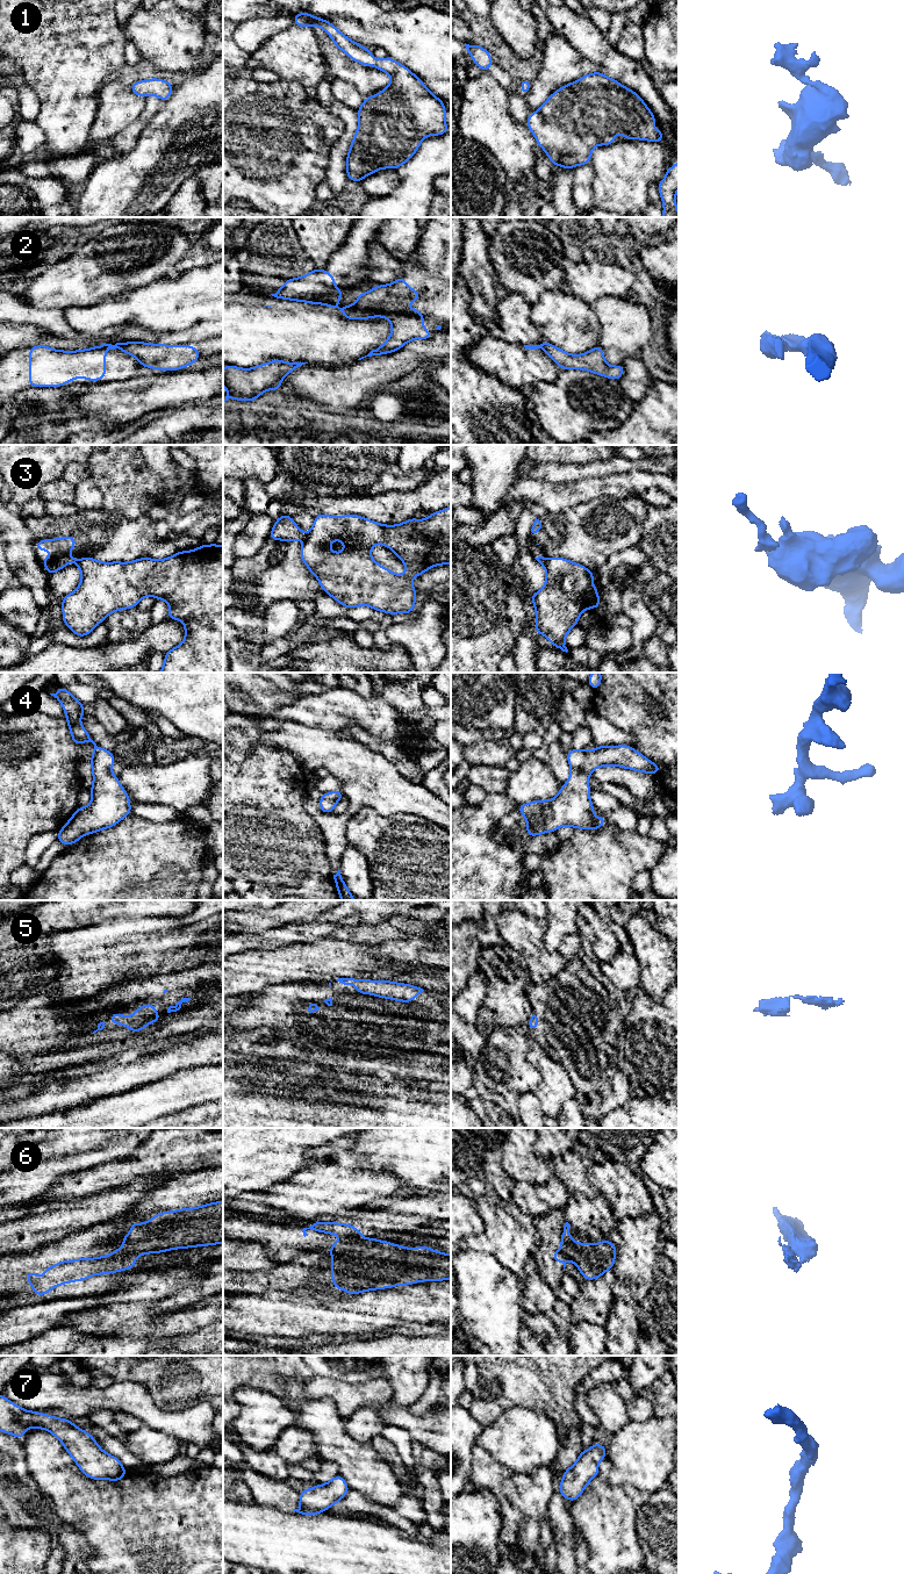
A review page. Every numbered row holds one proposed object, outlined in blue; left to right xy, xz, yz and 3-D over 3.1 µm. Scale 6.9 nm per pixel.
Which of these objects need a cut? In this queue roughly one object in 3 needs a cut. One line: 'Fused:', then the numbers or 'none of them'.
Fused: 2, 3, 6

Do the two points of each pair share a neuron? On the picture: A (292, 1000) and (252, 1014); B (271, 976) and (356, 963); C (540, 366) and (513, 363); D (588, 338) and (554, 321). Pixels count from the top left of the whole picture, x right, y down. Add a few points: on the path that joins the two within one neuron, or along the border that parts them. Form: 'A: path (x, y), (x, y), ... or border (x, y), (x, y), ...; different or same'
A: path (282, 1001), (262, 1006); same
B: path (292, 963), (335, 963); same
C: path (533, 365), (519, 365); same
D: path (580, 332), (566, 321), (562, 321); same

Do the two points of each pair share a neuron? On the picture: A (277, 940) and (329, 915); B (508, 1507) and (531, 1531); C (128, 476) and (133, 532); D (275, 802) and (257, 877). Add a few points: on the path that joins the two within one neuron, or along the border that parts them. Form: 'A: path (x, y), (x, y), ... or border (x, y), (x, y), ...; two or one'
A: border (344, 918), (337, 921), (313, 921); two
B: path (513, 1513), (525, 1525); one
C: border (141, 516), (124, 518); two
D: path (270, 820), (266, 859); one

